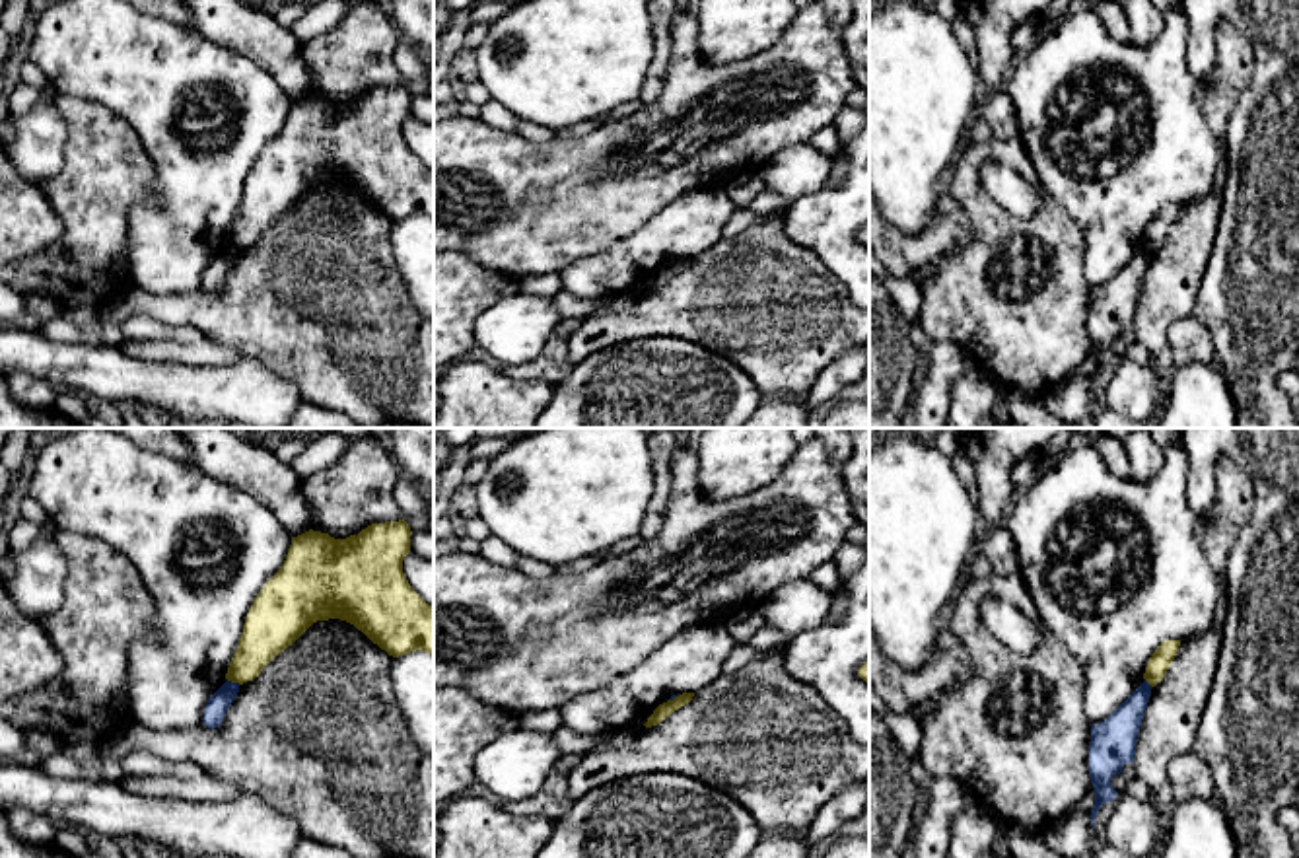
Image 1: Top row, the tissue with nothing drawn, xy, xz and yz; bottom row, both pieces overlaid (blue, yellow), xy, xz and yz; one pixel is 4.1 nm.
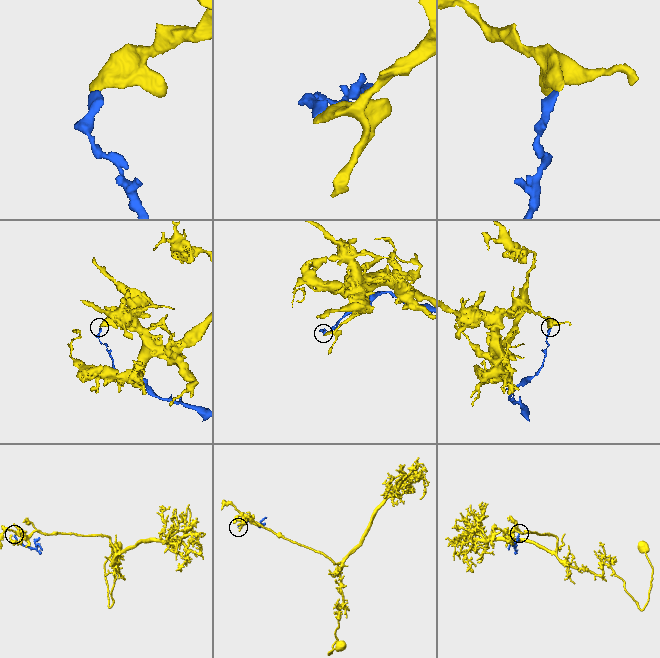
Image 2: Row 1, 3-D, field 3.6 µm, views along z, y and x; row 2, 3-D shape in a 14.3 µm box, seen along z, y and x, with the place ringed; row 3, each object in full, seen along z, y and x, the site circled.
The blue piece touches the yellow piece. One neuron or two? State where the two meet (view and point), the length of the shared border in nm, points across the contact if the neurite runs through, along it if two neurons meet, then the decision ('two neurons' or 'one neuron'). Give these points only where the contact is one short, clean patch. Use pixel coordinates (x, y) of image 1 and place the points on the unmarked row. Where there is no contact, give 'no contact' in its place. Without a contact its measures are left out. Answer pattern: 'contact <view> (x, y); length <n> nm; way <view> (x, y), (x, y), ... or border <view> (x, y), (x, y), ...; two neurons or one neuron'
contact xy (234, 248); length 60 nm; border xy (228, 244), (240, 248); two neurons

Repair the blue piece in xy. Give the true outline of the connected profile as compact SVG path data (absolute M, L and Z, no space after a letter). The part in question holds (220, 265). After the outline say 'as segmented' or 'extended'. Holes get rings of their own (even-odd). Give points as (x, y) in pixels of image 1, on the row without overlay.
M226 245L210 263L204 274L204 290L210 294L224 286L226 274L231 270L239 257L239 247Z; as segmented

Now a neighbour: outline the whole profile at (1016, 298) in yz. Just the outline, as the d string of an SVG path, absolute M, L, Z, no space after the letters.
M1023 140L968 142L945 179L947 191L968 214L970 243L910 274L920 286L920 327L933 342L963 346L972 366L994 374L1007 389L1046 395L1087 356L1091 286L1085 276L1087 243L1077 222L1038 181ZM988 161L1015 167L1040 195L1038 212L1019 218L980 183Z

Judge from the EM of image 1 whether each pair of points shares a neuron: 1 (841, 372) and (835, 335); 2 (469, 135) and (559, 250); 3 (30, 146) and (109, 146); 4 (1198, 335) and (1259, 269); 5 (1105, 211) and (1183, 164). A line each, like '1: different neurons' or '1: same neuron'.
1: different neurons
2: same neuron
3: different neurons
4: different neurons
5: same neuron

